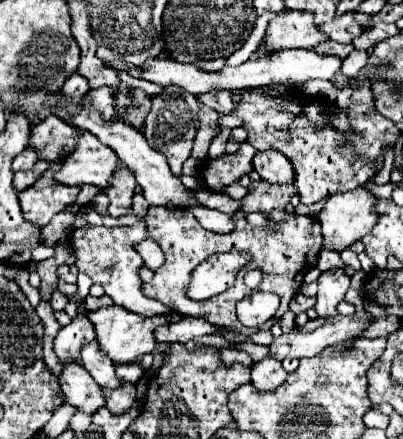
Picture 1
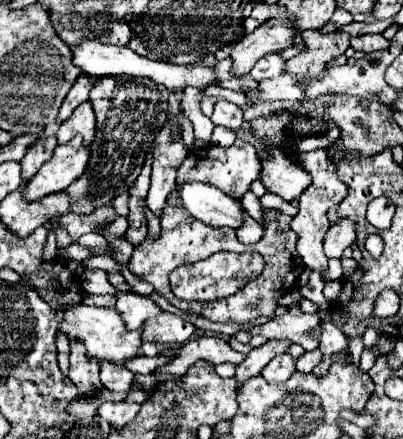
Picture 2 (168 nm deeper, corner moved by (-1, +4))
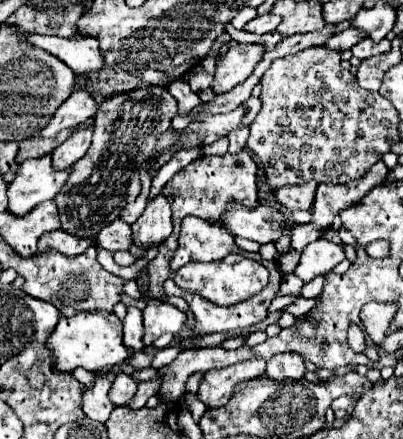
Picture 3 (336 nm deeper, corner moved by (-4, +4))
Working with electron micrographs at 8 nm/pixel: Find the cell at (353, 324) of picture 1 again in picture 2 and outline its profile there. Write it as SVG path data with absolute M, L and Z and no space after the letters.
M272 339L272 341L264 343L262 347L252 349L252 351L246 355L246 359L236 367L236 375L234 375L236 381L244 383L246 379L260 375L260 371L264 369L264 365L266 365L272 357L276 357L276 355L280 355L280 353L286 353L286 347L288 347L288 345L290 345L290 341Z

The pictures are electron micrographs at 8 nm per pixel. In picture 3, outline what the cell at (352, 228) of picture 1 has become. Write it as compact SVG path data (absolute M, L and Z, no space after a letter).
M319 239L303 249L295 275L301 277L303 281L311 281L315 275L327 275L343 259L345 259L345 253L337 243Z

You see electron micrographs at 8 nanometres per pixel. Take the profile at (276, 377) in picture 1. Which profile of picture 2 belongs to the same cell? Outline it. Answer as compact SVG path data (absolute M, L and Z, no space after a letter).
M282 353L280 357L274 357L264 369L262 377L268 383L284 383L290 379L290 375L296 371L296 359L290 357L288 353Z

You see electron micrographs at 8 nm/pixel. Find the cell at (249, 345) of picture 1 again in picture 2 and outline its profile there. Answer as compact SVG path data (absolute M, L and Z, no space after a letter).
M204 335L204 337L194 337L190 341L186 341L180 349L180 353L168 363L164 365L162 369L158 369L154 375L156 375L156 381L162 383L162 379L168 379L168 377L178 377L182 375L186 369L190 369L196 361L210 361L214 365L218 363L232 363L232 365L238 365L244 355L234 351L228 341L224 337L218 337L218 335Z

